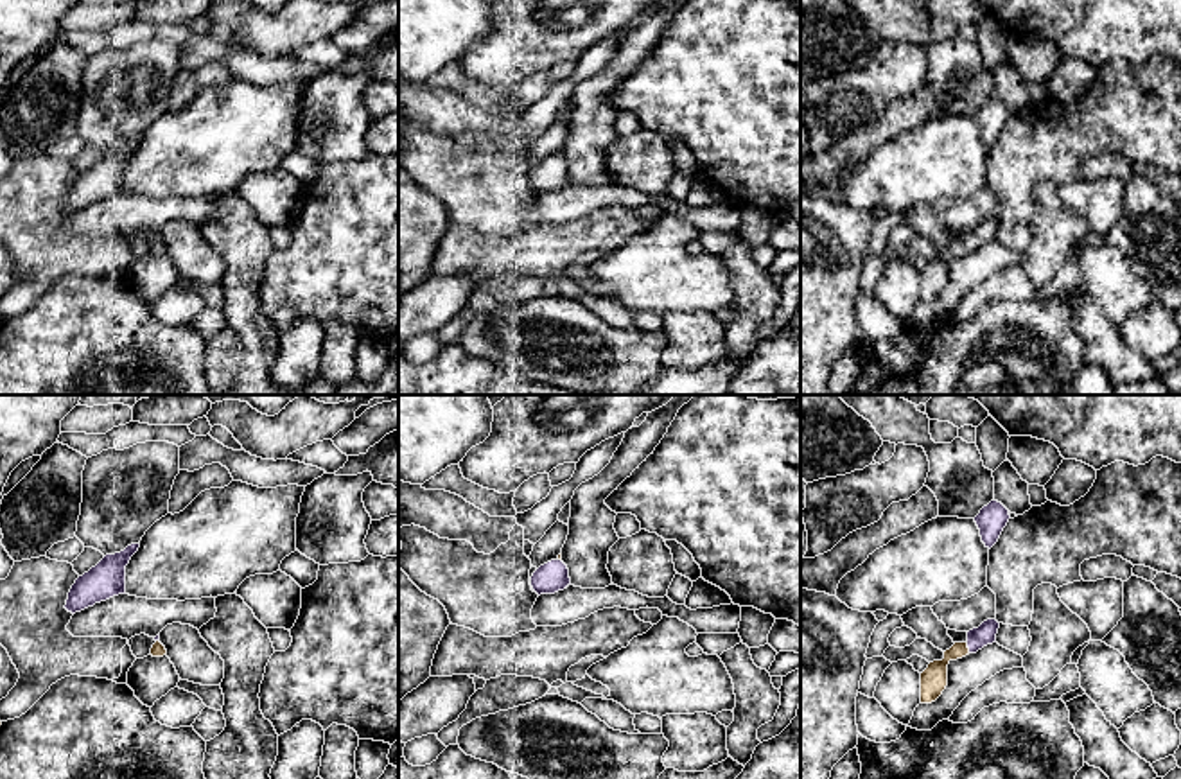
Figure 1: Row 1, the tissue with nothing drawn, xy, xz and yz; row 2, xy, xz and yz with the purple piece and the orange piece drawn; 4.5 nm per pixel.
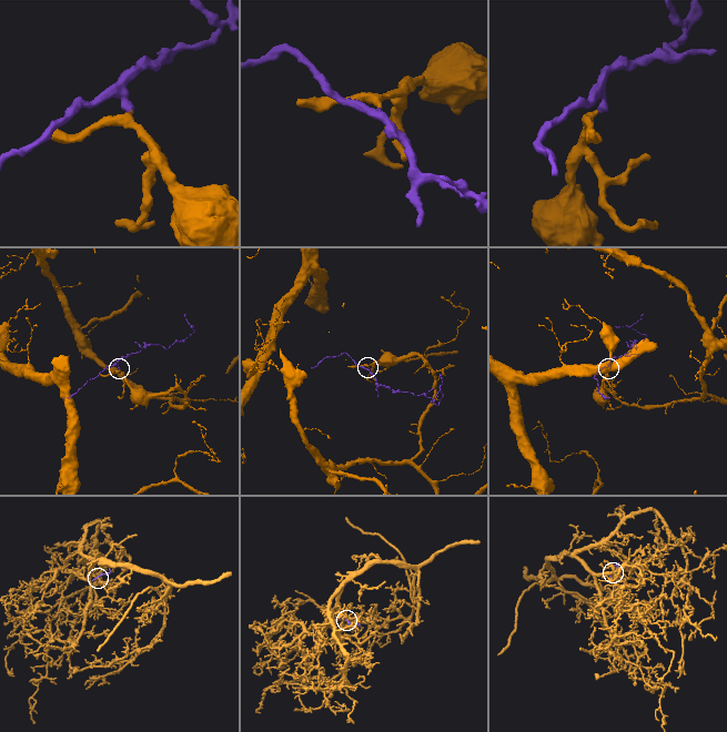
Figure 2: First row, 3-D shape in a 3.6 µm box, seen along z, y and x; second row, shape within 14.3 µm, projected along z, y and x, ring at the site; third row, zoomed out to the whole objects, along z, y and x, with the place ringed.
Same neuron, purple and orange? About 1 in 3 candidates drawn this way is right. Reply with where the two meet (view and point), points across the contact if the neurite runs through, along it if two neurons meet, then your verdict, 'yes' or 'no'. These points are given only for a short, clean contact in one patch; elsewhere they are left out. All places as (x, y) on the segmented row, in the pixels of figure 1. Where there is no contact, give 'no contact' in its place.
contact yz (968, 647); way yz (986, 634), (968, 647), (957, 650), (934, 679); yes

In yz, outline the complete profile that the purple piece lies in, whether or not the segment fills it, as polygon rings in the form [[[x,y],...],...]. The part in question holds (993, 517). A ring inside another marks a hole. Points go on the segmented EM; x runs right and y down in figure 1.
[[[991,501],[980,510],[980,513],[975,517],[975,522],[980,530],[980,537],[985,547],[991,549],[998,542],[1009,519],[1009,510],[998,501]]]

